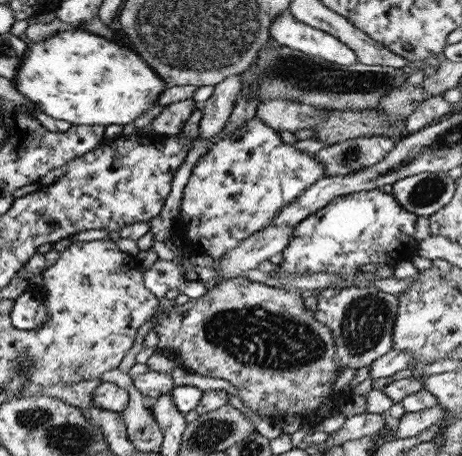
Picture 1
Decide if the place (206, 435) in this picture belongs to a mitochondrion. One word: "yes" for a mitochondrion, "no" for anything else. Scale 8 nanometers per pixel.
yes

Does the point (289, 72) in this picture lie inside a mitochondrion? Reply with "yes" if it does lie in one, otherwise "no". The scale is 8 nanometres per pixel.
yes

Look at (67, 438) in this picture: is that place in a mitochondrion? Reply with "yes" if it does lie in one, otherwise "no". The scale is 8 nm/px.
yes

